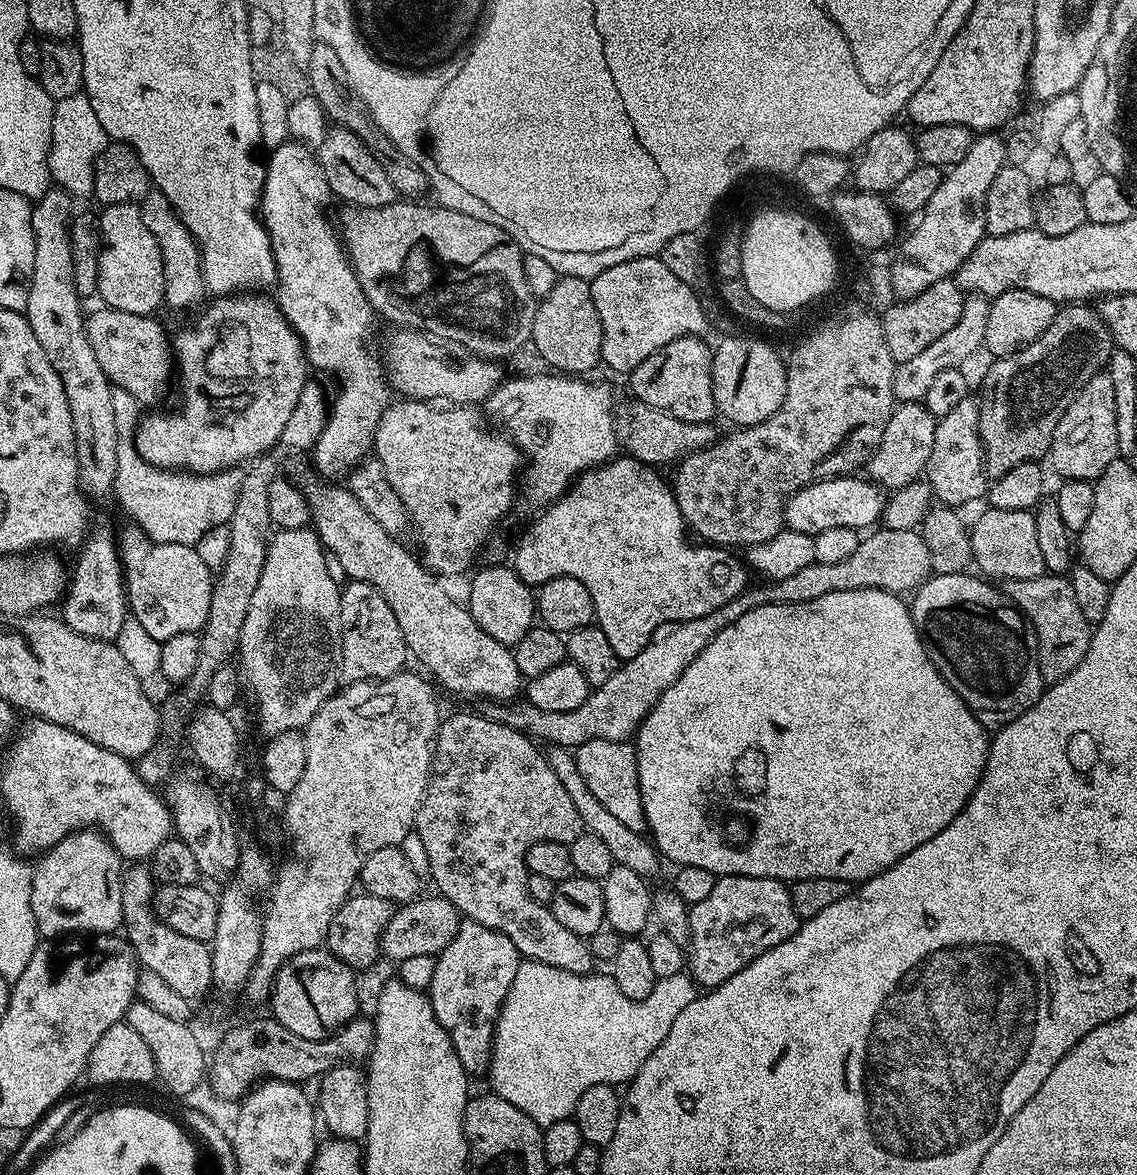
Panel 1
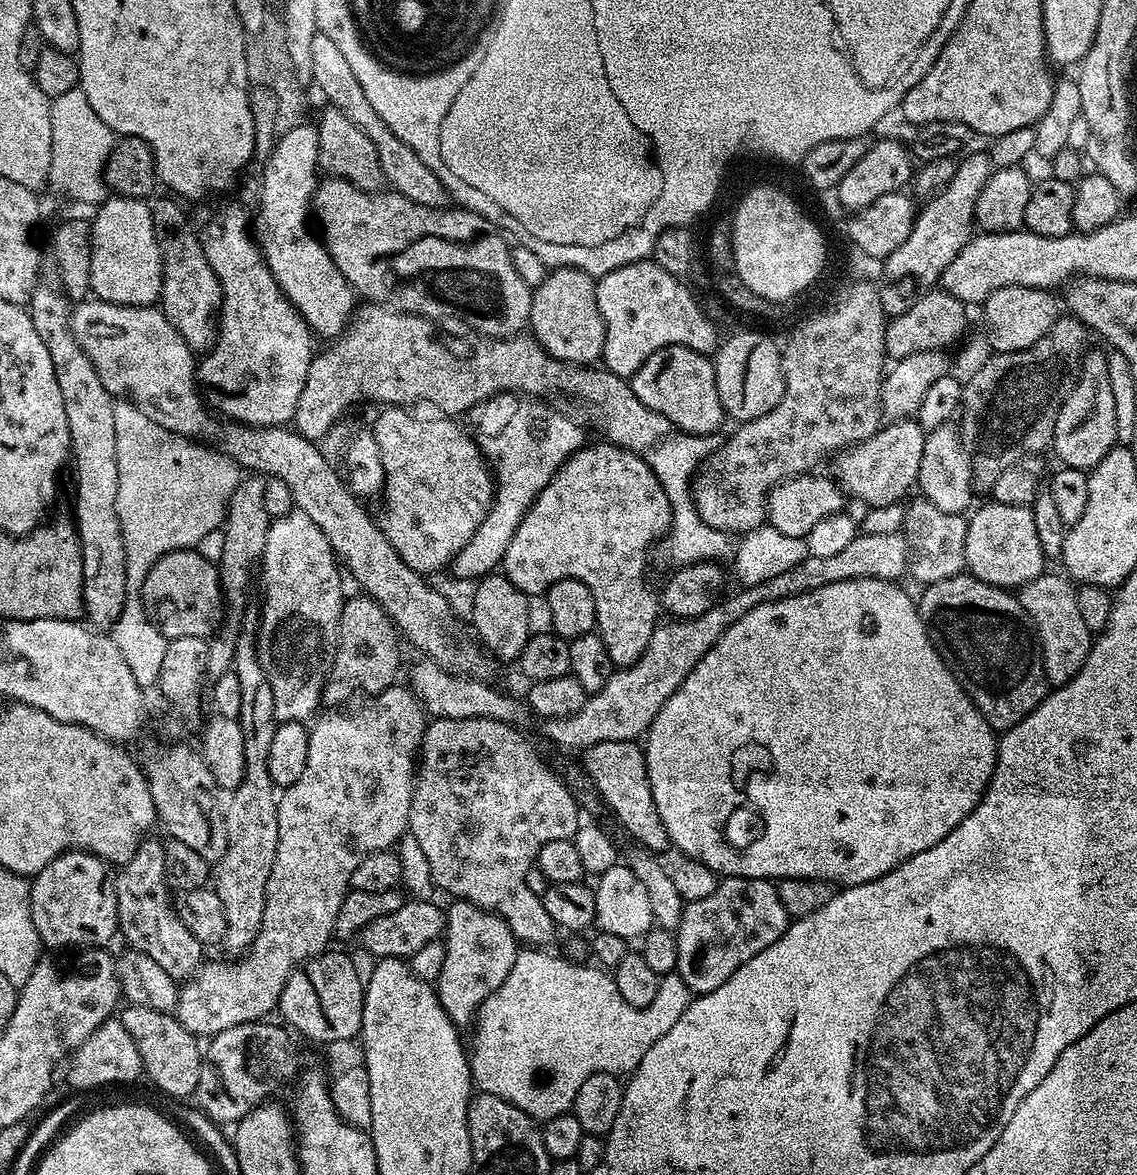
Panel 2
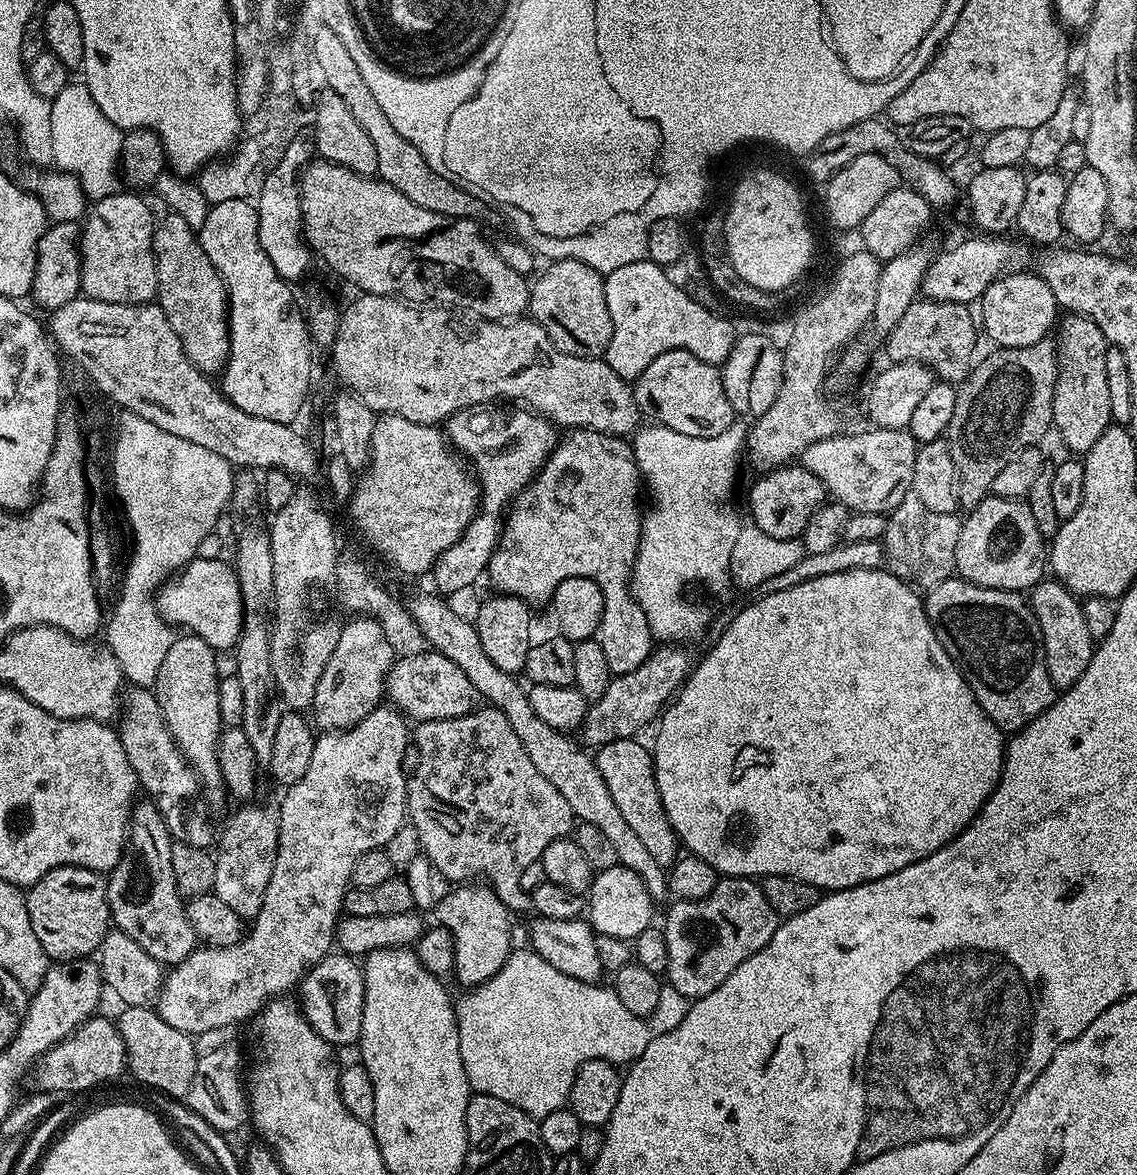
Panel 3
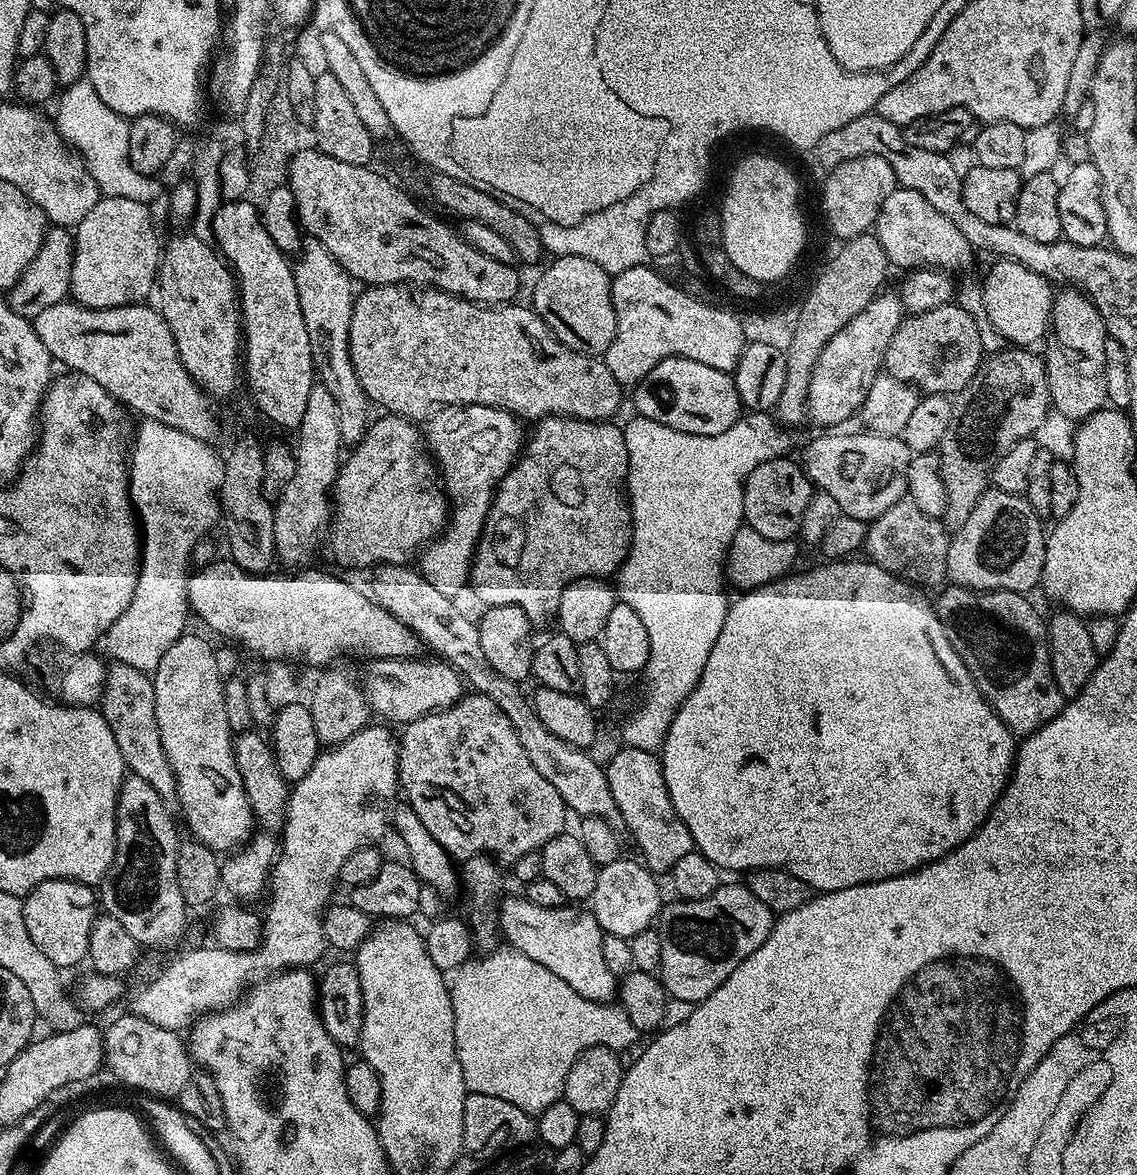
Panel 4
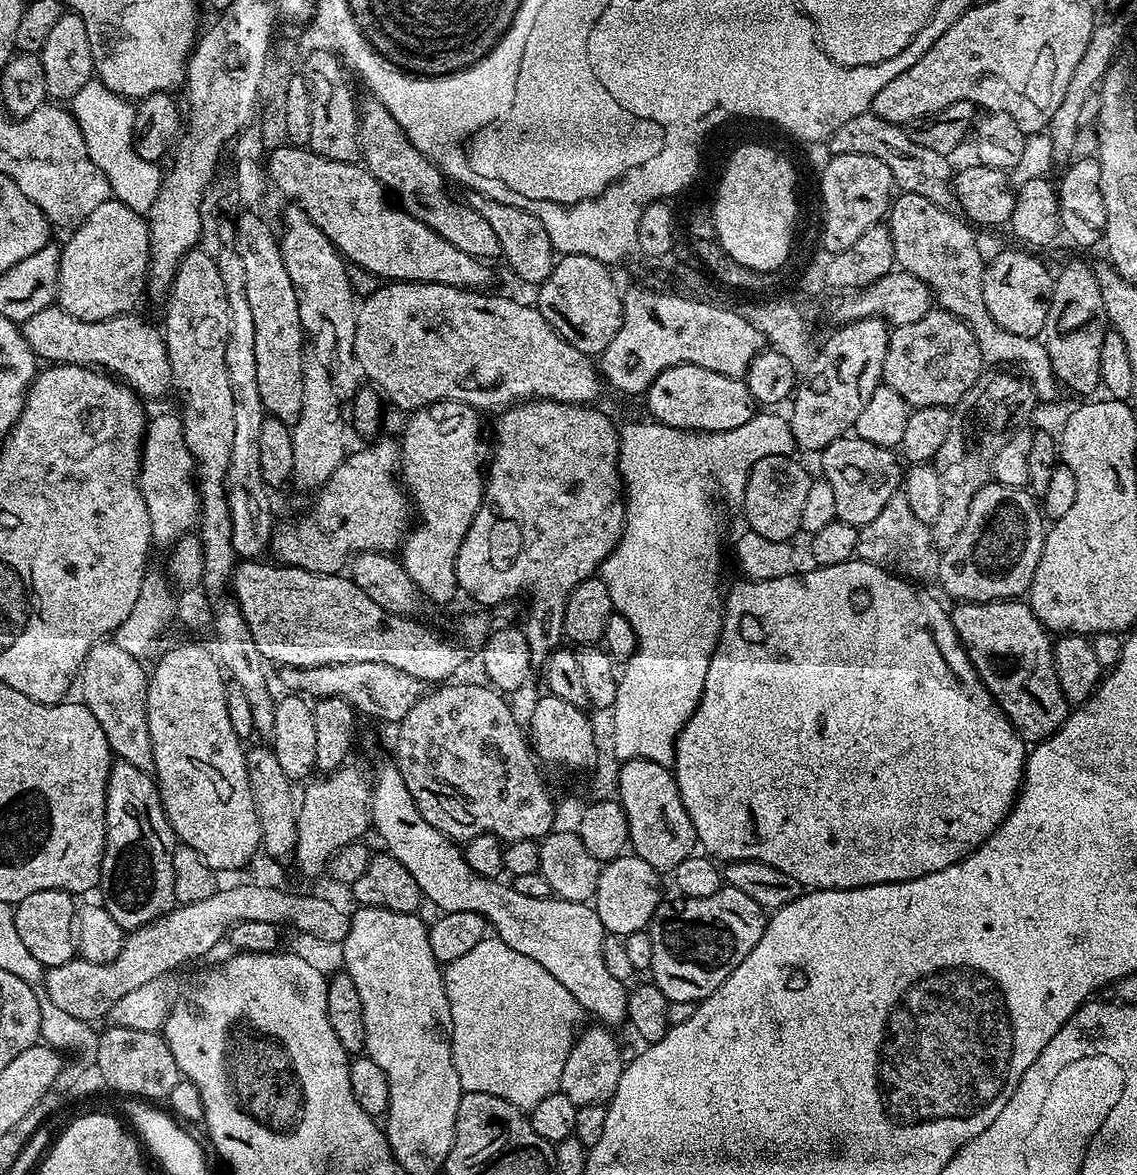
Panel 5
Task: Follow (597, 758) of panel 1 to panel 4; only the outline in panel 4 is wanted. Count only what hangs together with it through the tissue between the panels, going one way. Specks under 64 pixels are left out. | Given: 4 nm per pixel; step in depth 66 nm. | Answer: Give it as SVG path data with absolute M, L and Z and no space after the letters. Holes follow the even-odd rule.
M620 746L608 764L606 760L606 771L610 794L614 794L614 802L626 822L627 835L632 836L640 851L639 859L653 874L671 873L672 867L694 850L694 845L686 822L682 822L674 802L670 802L661 757L654 752Z

